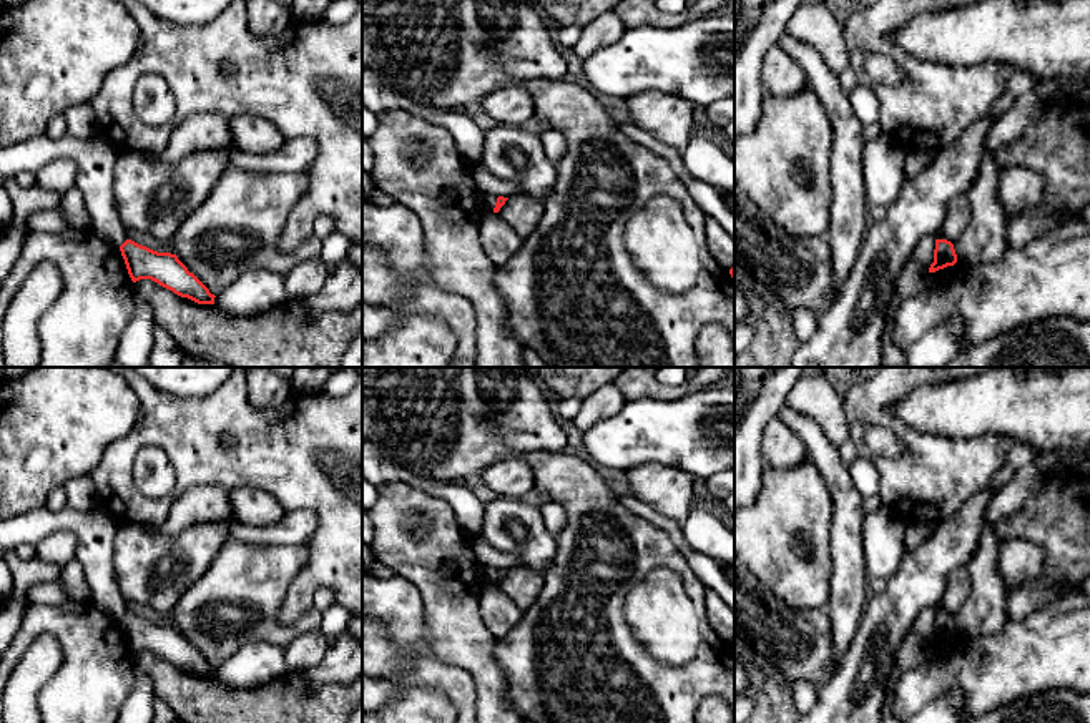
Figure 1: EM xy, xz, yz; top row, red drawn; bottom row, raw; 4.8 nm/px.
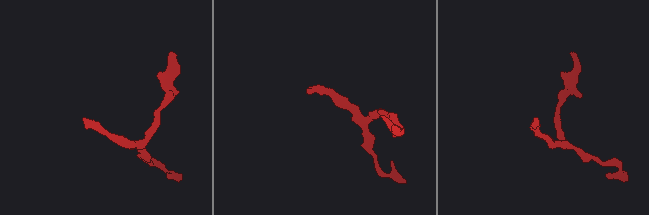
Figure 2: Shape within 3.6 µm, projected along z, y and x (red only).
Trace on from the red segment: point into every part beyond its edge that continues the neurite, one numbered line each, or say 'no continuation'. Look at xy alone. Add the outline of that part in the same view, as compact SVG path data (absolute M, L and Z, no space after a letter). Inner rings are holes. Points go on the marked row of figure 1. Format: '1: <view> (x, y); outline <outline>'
1: xy (95, 157); outline M47 135L0 148L0 173L15 176L20 171L35 175L43 165L70 158L78 165L78 189L91 218L91 231L121 246L128 239L128 229L120 223L113 208L113 180L118 150L103 136L76 138L65 135L53 141Z

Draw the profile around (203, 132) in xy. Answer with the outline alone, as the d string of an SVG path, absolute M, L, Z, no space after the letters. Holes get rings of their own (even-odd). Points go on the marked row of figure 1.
M219 113L193 115L174 128L161 160L178 163L191 153L223 150L231 143L228 116Z

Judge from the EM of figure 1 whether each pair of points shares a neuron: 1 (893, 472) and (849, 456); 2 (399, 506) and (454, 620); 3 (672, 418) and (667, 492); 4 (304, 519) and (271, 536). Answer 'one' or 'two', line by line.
1: two
2: one
3: two
4: one

